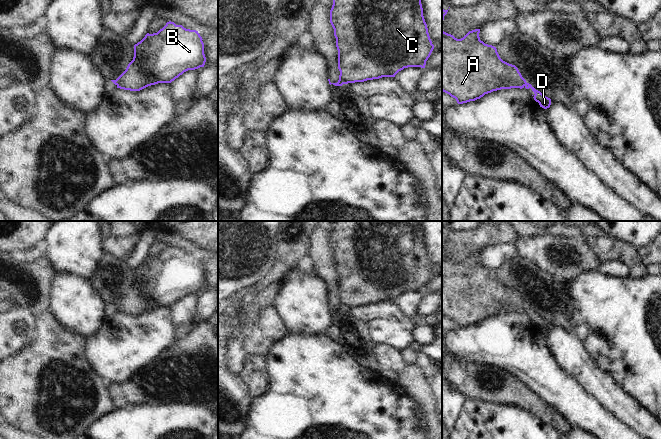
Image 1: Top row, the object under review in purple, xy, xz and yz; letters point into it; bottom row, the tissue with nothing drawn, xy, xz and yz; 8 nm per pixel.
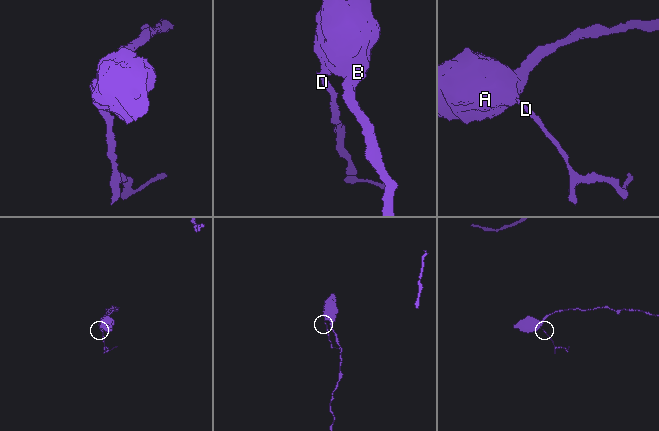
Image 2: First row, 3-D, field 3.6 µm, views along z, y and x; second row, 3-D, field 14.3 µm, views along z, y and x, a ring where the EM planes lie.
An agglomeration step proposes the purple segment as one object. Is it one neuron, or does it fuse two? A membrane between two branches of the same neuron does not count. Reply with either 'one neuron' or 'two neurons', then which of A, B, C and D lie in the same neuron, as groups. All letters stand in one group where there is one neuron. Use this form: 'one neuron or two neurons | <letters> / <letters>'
two neurons | A B C / D

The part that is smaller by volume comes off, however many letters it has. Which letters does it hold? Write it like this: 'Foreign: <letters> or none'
Foreign: D

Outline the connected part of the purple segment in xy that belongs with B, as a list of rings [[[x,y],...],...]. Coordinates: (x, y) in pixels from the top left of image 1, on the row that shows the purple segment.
[[[171,21],[157,33],[147,33],[140,42],[134,45],[133,60],[115,80],[117,88],[140,91],[158,83],[171,83],[188,70],[204,67],[206,57],[202,40],[198,31],[186,29]]]

